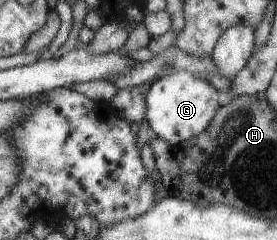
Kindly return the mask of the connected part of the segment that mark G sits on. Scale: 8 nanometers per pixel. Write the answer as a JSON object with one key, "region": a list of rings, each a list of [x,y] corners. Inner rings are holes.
{"region":[[[181,69],[155,79],[144,95],[144,118],[150,127],[149,132],[153,136],[165,139],[172,148],[177,144],[180,145],[182,141],[188,140],[191,136],[201,133],[206,128],[206,125],[209,125],[209,120],[213,117],[218,107],[217,89],[207,80],[198,78],[191,72]]]}

